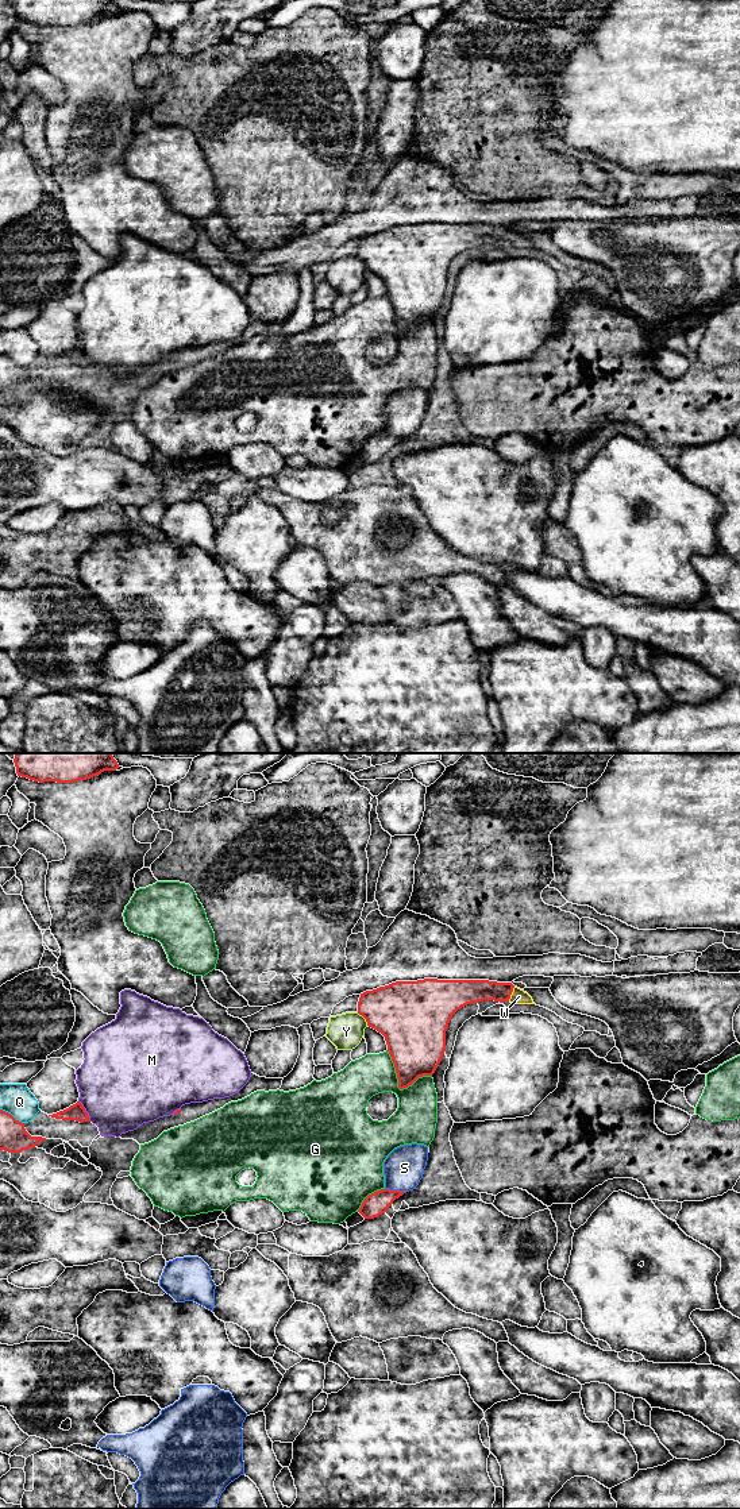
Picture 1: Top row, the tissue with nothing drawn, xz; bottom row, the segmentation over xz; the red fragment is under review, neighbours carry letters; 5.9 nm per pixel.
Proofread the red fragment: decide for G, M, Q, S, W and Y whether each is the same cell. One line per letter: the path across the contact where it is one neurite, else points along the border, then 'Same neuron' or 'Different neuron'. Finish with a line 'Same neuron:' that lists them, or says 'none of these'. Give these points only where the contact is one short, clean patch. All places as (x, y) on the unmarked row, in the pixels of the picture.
G: Different neuron
M: Different neuron
Q: Boundary: xz (0, 352), (23, 367). Different neuron
S: Different neuron
W: Path across: xz (469, 235), (511, 238), (519, 240). Same neuron
Y: Different neuron
Same neuron: W

